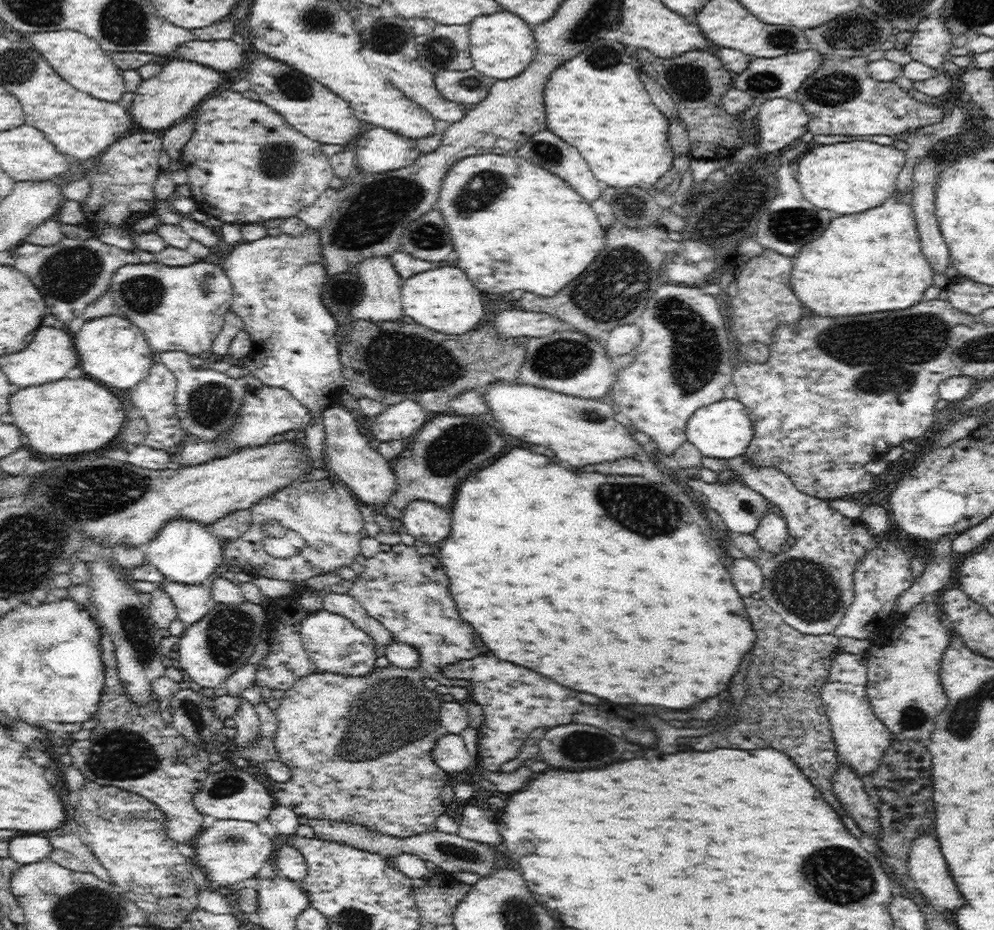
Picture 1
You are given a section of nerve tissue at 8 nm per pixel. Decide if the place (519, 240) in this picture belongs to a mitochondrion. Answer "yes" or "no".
no

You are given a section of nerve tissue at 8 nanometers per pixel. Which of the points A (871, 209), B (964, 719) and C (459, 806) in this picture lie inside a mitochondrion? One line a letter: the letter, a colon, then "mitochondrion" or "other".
A: other
B: mitochondrion
C: other

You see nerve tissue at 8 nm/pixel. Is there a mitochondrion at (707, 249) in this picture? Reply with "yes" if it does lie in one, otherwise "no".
no

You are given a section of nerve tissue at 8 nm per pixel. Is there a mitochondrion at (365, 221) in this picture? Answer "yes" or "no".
yes

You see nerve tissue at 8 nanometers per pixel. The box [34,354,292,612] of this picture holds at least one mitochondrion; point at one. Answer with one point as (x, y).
(90, 494)

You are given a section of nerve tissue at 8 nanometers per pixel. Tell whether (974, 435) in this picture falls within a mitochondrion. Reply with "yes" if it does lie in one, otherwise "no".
no

